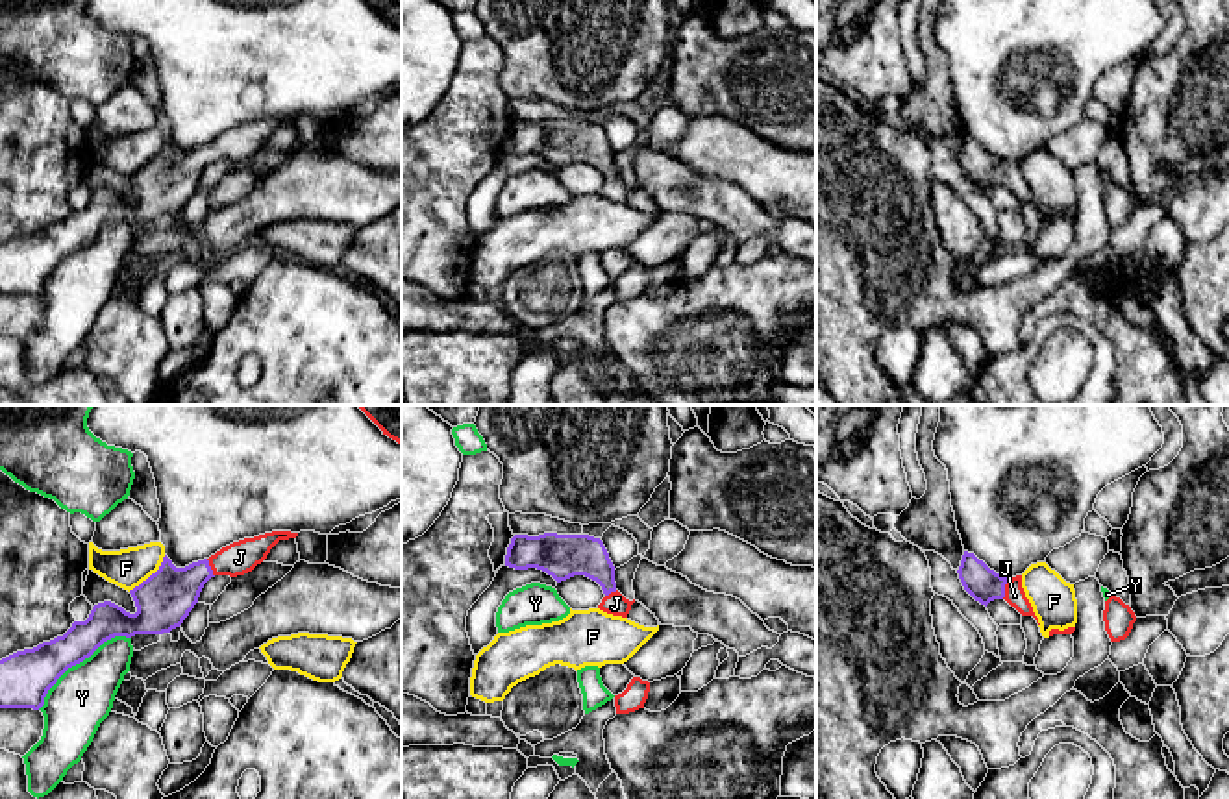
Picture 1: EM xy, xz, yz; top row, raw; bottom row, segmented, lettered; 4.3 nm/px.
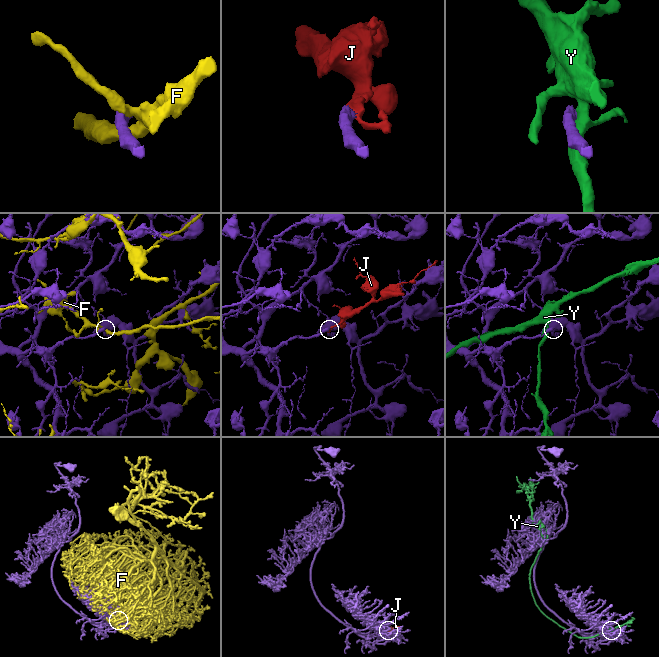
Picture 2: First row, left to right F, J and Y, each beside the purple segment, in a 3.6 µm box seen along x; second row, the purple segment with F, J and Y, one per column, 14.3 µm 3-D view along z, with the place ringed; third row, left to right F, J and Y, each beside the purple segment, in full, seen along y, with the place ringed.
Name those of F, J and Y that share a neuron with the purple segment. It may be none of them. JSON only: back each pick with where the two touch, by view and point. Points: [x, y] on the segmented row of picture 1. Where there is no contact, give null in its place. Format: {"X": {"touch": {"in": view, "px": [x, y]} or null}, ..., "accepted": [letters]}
{"J": {"touch": {"in": "yz", "px": [1004, 589]}}, "accepted": ["J"]}

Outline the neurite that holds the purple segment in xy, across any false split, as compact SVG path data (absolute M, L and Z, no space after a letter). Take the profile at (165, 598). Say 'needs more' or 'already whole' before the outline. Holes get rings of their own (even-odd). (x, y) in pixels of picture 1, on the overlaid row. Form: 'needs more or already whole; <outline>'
needs more; M272 531L244 538L185 568L176 568L165 555L159 570L130 590L135 614L104 601L93 607L85 621L74 621L63 636L2 658L0 708L39 710L57 679L89 658L104 642L115 636L170 633L194 608L211 577L244 575L261 564L279 540L296 536L298 533L291 531Z

